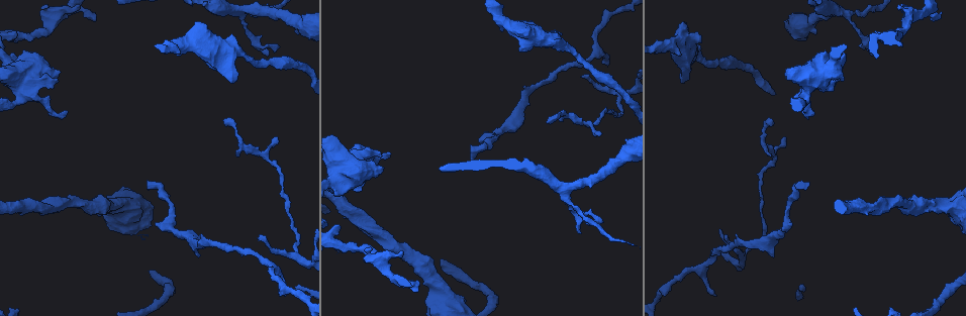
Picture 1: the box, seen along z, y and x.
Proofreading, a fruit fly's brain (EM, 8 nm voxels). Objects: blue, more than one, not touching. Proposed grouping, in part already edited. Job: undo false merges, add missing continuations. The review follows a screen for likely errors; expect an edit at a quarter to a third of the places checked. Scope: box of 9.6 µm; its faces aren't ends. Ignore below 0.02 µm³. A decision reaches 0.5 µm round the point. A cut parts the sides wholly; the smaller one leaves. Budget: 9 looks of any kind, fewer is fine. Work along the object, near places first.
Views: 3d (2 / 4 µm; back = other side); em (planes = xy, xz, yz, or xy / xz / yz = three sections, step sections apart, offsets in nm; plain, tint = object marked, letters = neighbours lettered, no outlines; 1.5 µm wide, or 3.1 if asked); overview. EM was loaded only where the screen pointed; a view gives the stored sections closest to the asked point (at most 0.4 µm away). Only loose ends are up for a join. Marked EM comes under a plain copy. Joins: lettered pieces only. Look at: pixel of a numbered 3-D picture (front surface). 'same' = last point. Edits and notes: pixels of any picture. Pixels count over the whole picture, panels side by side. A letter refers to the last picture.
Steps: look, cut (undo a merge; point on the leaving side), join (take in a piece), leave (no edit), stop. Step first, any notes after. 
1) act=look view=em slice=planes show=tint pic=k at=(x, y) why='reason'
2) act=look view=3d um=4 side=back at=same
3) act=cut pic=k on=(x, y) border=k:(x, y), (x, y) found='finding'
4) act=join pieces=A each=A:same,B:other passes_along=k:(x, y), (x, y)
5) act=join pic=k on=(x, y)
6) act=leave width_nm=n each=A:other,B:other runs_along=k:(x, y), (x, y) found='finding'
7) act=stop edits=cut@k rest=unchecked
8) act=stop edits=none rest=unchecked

act=look view=em slice=xz step=4 show=letters pic=1 at=(245, 31) why='thin neck'

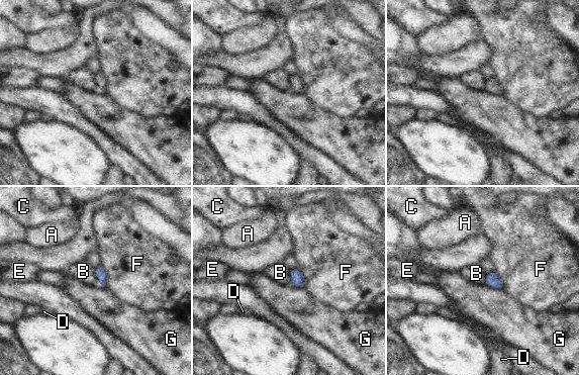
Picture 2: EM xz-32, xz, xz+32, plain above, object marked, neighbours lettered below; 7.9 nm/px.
act=leave width_nm=90 each=A:other,B:other,C:other,D:other,E:other,F:other,G:other border=2:(93, 267), (94, 274), (101, 285) found='continuous, no second neuron'

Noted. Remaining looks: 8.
act=look view=em slice=planes show=letters pic=1 at=(418, 291) why='an open end'

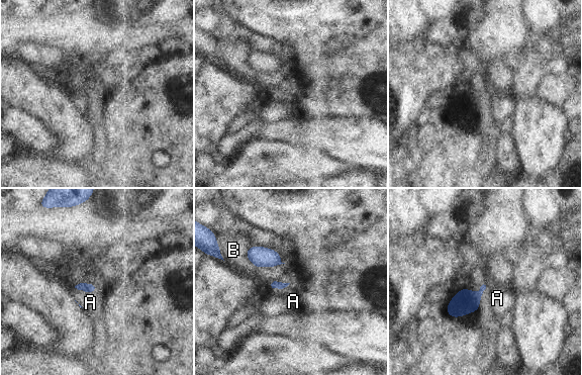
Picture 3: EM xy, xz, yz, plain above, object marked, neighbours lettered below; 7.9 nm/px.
act=join pieces=A each=A:same,B:other passes_along=3:(466, 301), (481, 296), (497, 298) found='it goes on there'

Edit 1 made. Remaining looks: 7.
act=look view=overview why='see it whole again'

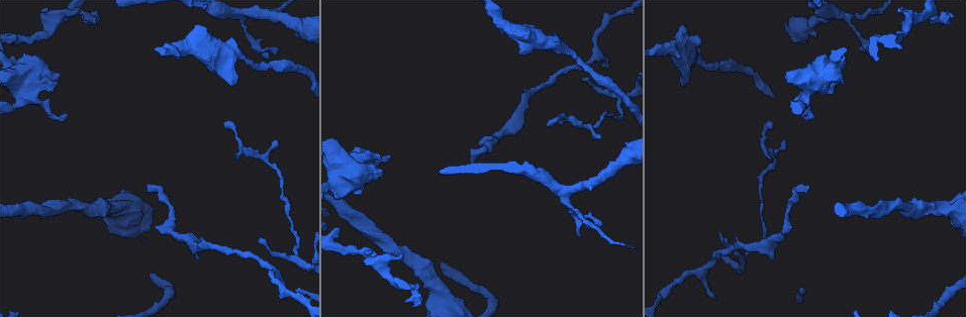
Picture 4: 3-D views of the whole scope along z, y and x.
act=look view=3d um=2 pic=4 at=(60, 74)

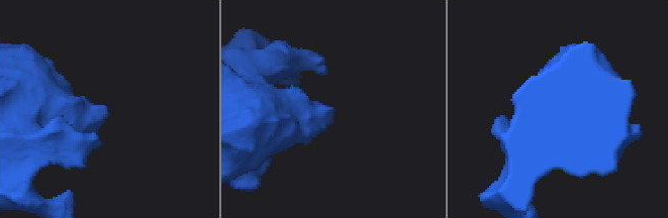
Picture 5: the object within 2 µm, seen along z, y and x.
act=look view=em slice=planes show=letters pic=5 at=(107, 113)

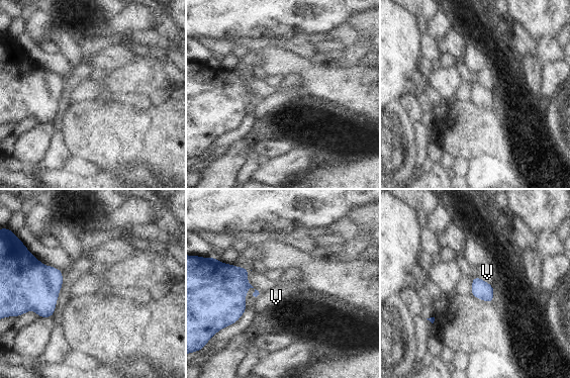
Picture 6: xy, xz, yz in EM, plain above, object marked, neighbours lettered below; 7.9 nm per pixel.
act=leave each=V:other border=6:(477, 276), (492, 285) found='no lettered piece goes on from it'

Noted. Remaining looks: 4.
act=look view=em slice=planes show=letters pic=4 at=(560, 36)

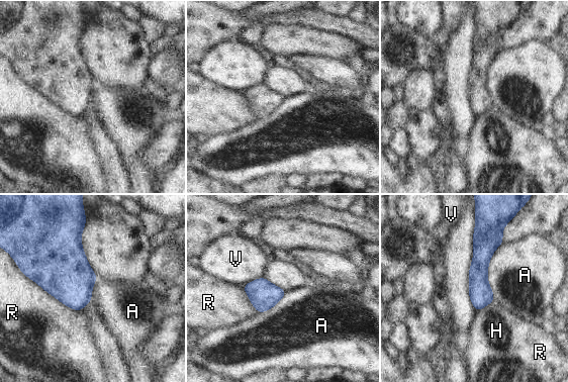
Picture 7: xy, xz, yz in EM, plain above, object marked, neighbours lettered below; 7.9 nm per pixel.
act=leave each=A:other,H:other,R:other,V:other border=7:(503, 242), (488, 266), (493, 300) found='none of them fits'

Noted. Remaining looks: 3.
act=stop edits=join@3 rest=unchecked

